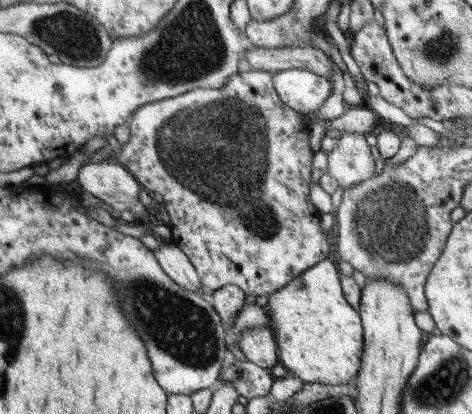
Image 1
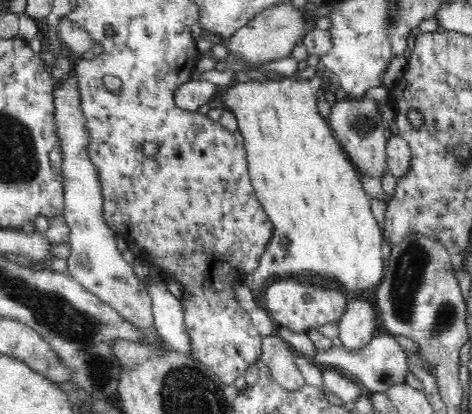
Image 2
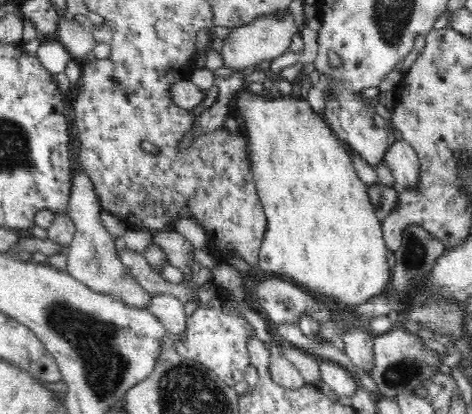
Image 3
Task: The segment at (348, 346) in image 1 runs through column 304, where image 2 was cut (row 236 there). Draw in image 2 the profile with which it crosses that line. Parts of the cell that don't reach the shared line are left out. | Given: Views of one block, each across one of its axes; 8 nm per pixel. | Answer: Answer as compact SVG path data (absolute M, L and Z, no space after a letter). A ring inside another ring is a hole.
M288 76L282 82L232 82L228 88L222 90L218 98L218 104L226 110L232 110L232 114L238 120L238 132L244 138L252 186L264 212L270 216L274 224L272 242L266 246L260 266L254 270L252 276L246 278L246 286L252 290L256 298L258 294L264 296L266 286L278 278L310 276L328 282L338 282L342 284L340 290L344 290L344 294L350 296L362 296L364 292L376 290L384 278L384 234L380 232L372 216L372 198L364 190L358 168L352 164L348 152L336 140L328 120L322 118L316 108L318 94L322 94L322 88L326 84L328 80L322 76L314 76L306 82L296 82L294 76Z

